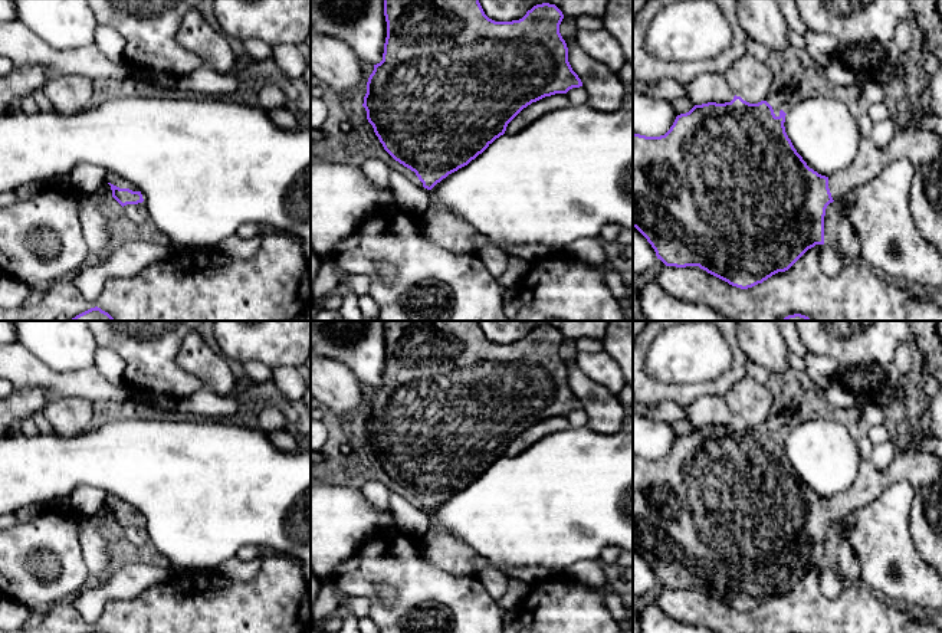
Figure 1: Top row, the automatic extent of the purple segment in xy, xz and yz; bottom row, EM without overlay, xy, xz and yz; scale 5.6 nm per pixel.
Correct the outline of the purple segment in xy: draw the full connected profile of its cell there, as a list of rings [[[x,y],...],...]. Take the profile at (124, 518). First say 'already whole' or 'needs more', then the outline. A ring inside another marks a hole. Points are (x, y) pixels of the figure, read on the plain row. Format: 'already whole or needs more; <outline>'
needs more; [[[108,496],[108,506],[112,512],[112,519],[124,529],[127,527],[138,527],[144,524],[141,514],[128,502],[118,496]]]

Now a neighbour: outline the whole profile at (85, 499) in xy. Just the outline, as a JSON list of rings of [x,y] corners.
[[[81,485],[68,496],[73,511],[93,515],[108,505],[108,492],[88,485]]]

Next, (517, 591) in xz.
[[[515,577],[508,578],[508,590],[506,593],[498,600],[498,606],[506,611],[518,609],[518,606],[525,600],[531,590],[531,584],[518,580]]]

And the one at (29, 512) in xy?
[[[30,505],[26,508],[22,508],[20,511],[16,512],[16,516],[19,519],[20,524],[27,522],[30,519],[33,519],[35,516],[37,516],[42,511],[45,509],[45,506],[42,505]]]

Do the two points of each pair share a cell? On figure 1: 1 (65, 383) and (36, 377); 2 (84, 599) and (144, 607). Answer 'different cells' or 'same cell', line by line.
1: same cell
2: different cells

